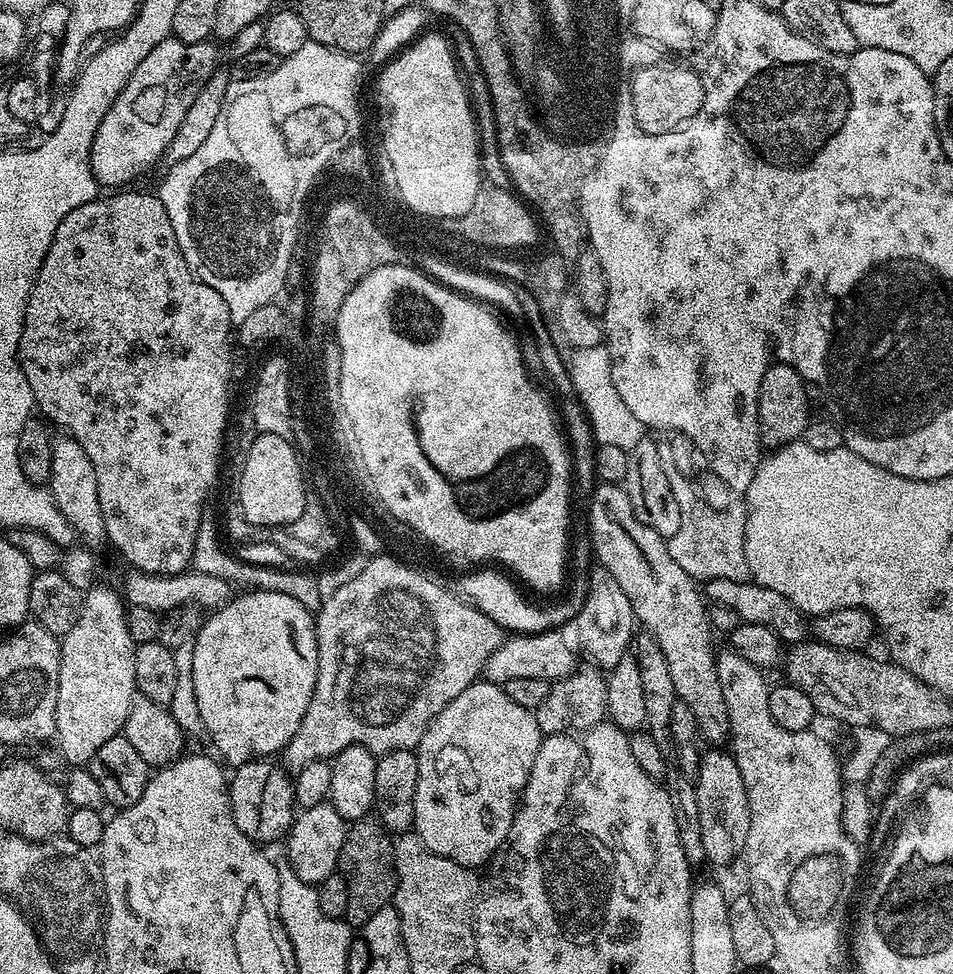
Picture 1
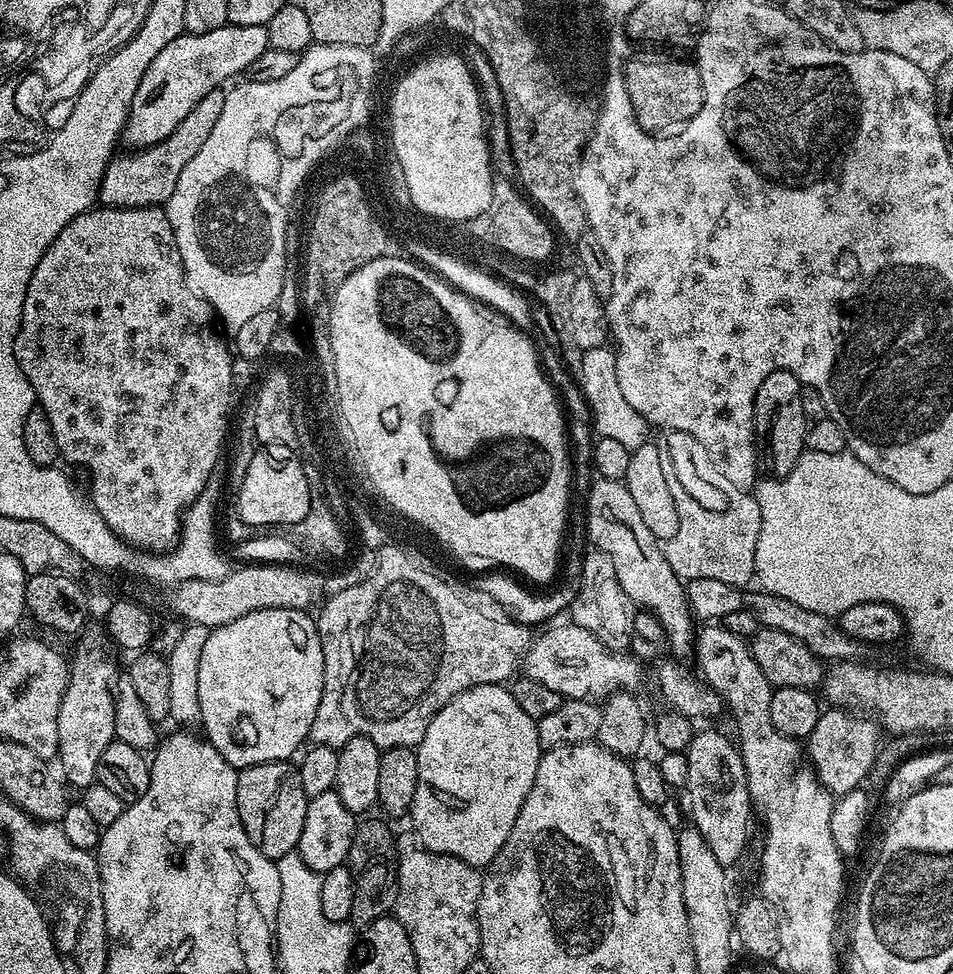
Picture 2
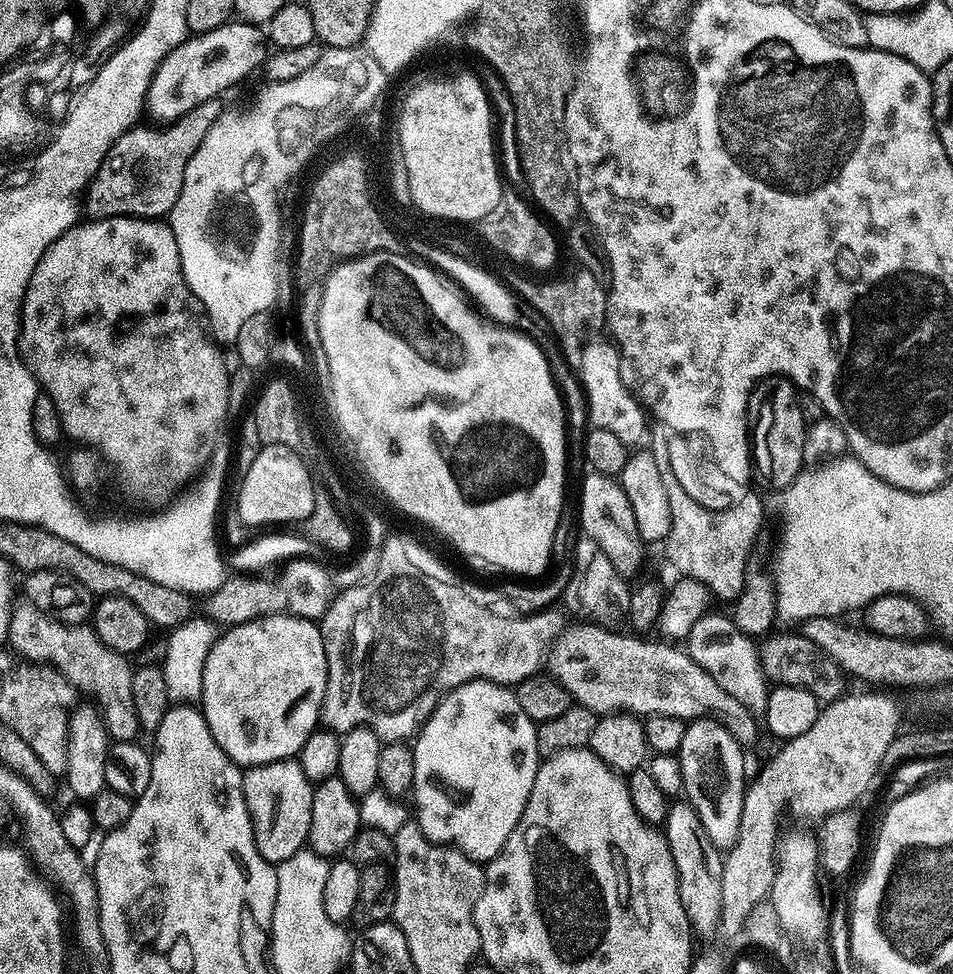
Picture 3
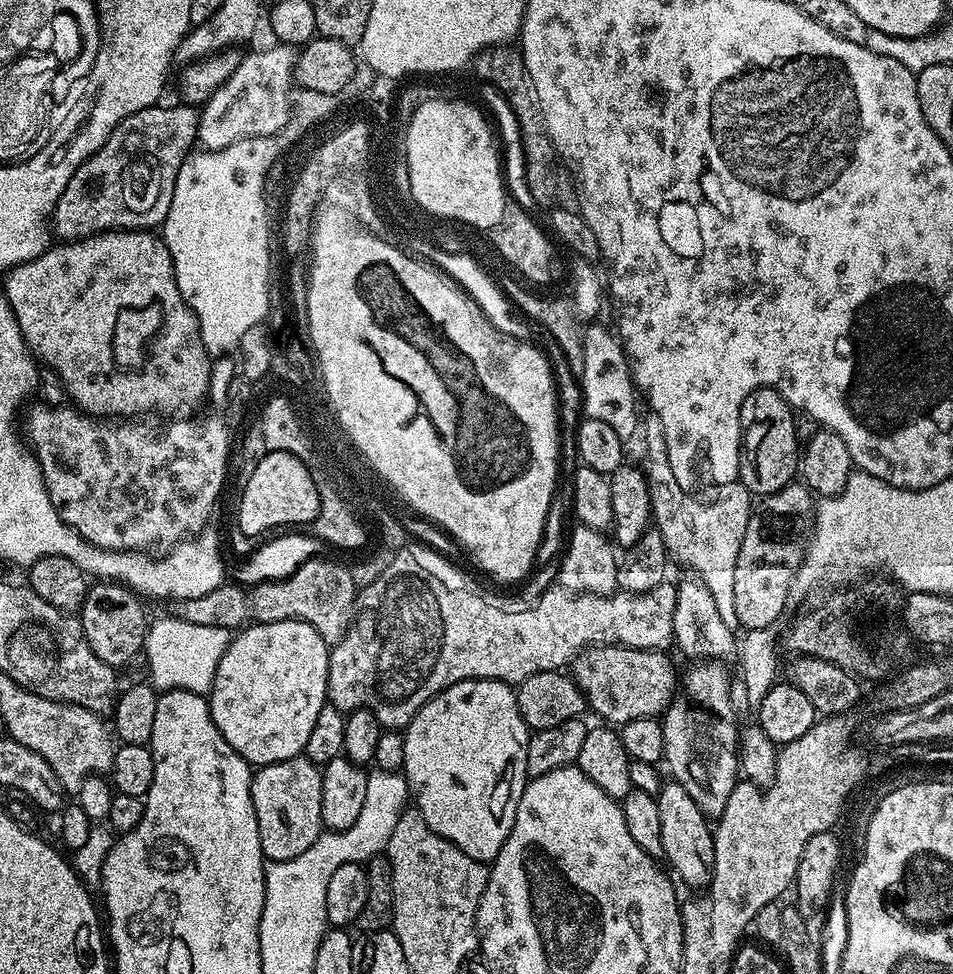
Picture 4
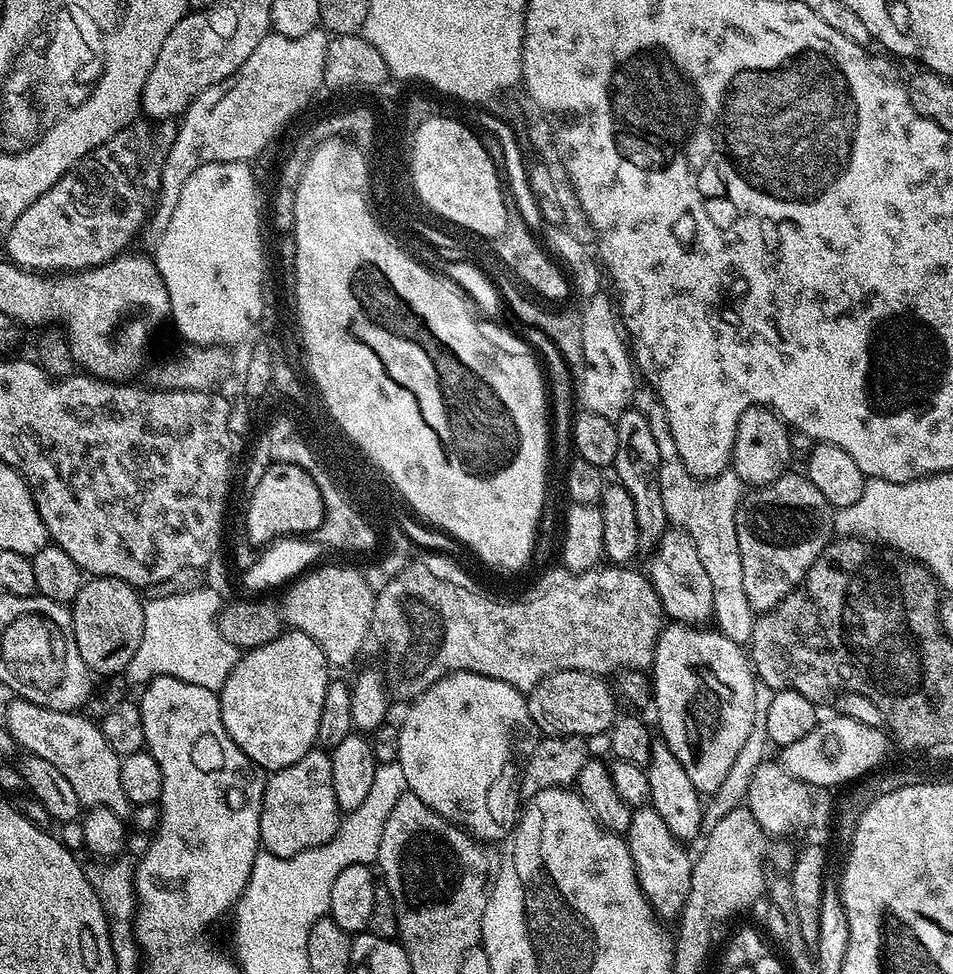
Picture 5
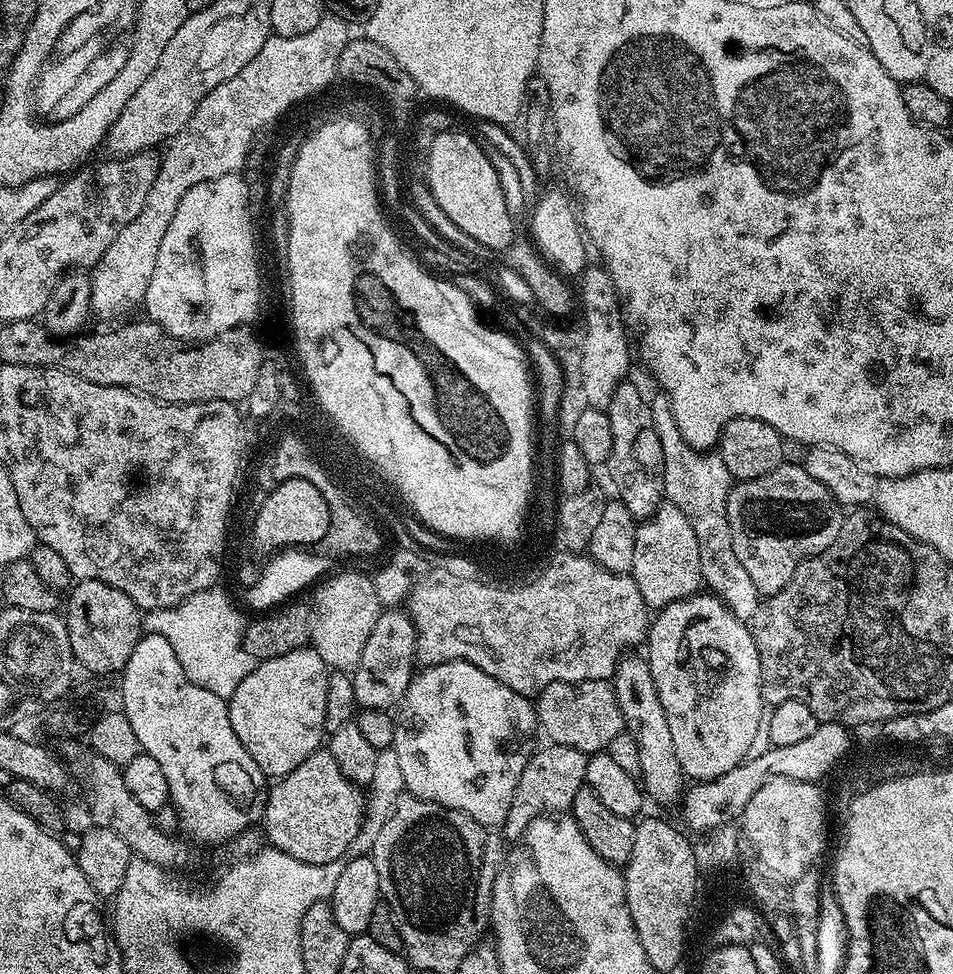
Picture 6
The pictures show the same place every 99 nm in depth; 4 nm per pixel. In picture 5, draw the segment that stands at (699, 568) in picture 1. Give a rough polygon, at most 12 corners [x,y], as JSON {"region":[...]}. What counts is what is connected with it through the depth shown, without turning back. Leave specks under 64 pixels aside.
{"region":[[662,402],[634,406],[658,442],[658,486],[673,528],[694,542],[723,634],[747,645],[736,511],[746,485],[731,470],[692,476]]}

